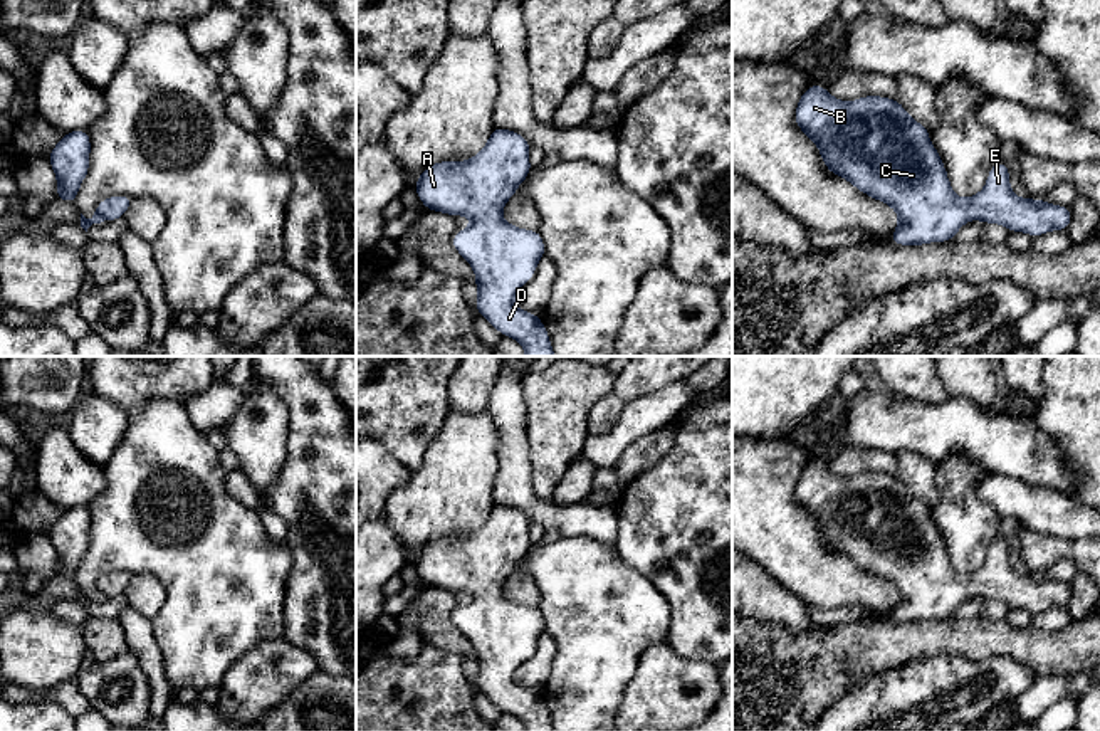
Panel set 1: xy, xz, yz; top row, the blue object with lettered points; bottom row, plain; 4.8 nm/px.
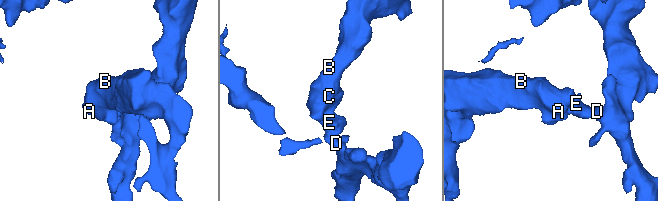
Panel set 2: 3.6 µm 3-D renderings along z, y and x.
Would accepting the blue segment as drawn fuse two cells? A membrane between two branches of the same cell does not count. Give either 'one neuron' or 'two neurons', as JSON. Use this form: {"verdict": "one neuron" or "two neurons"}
{"verdict": "one neuron"}

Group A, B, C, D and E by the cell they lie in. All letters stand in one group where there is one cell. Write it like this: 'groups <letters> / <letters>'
groups A B C D E

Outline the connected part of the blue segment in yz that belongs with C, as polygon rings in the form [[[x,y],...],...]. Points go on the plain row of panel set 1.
[[[811,460],[798,477],[794,501],[818,523],[830,550],[848,556],[858,568],[898,590],[890,613],[893,622],[951,618],[969,597],[998,600],[1033,613],[1051,607],[1068,608],[1071,585],[1016,573],[1009,561],[1009,543],[999,536],[991,543],[986,563],[979,570],[966,576],[957,573],[942,534],[929,516],[930,504],[912,496],[897,474],[862,472],[845,479],[833,474],[821,460]]]

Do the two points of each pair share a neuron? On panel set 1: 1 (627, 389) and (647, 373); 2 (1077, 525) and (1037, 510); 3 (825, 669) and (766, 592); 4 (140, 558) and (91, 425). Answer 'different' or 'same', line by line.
1: same
2: same
3: different
4: different

